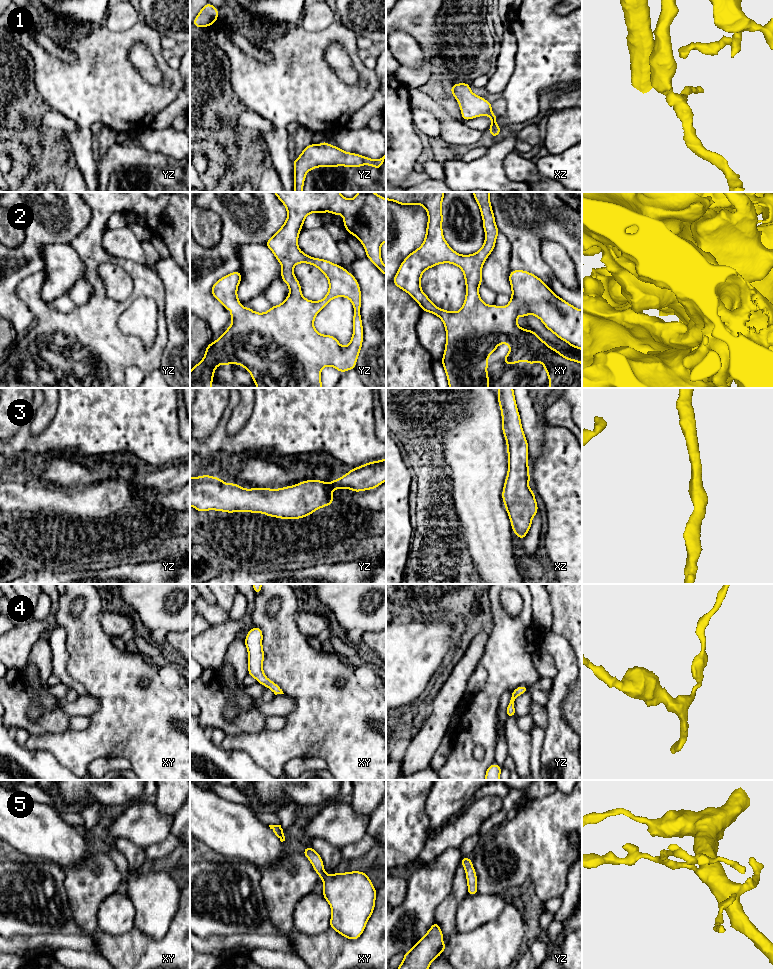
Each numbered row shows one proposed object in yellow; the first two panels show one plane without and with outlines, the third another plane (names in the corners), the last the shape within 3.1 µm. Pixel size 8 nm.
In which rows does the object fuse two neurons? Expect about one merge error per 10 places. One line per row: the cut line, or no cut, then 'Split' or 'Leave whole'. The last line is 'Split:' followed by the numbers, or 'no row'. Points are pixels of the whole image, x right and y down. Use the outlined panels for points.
1: No split. Leave whole
2: No split. Leave whole
3: No split. Leave whole
4: No split. Leave whole
5: No split. Leave whole
Split: no row

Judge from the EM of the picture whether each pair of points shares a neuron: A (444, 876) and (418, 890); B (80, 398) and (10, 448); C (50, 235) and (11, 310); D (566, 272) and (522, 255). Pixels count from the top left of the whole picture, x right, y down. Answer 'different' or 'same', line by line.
A: same
B: same
C: same
D: different

